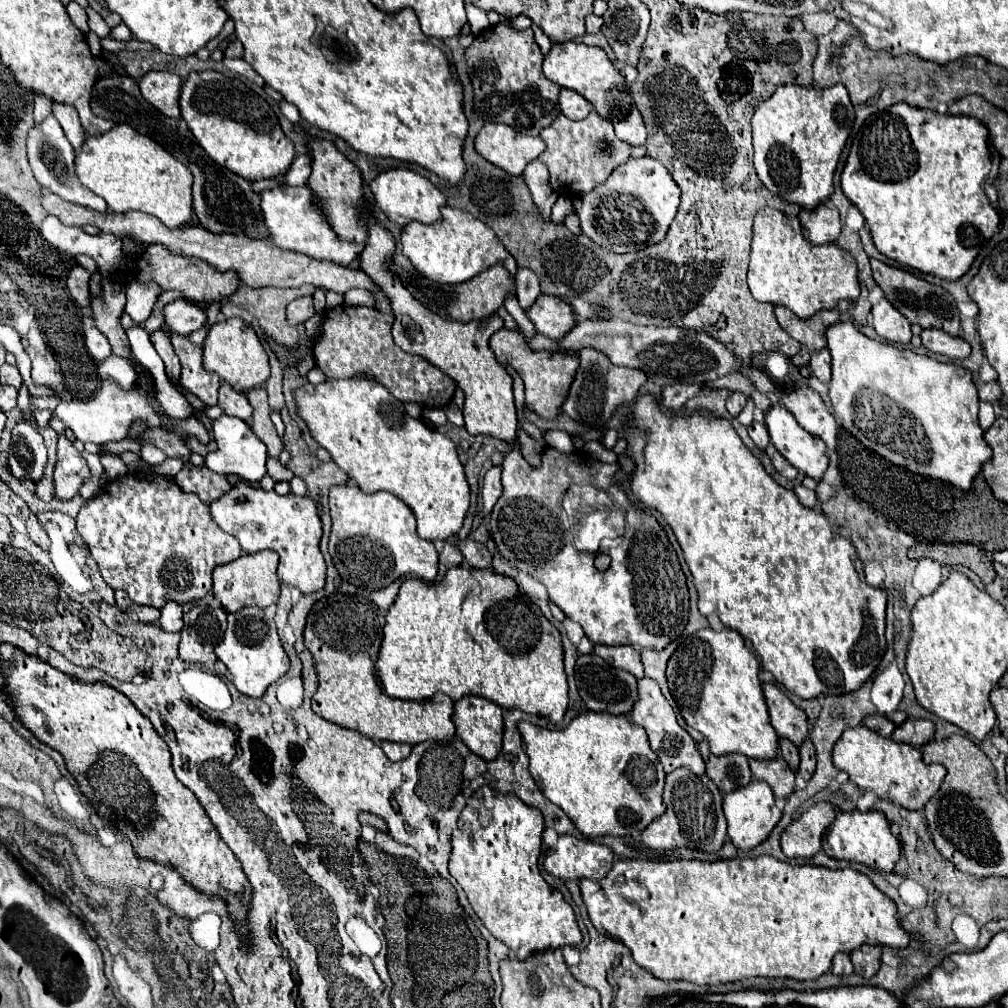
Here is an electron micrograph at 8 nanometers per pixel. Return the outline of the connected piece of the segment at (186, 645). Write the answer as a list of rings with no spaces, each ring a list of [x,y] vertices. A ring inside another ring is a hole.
[[[194,606],[184,614],[180,640],[180,658],[190,664],[212,666],[214,648],[222,642],[226,630],[226,612],[216,606]]]

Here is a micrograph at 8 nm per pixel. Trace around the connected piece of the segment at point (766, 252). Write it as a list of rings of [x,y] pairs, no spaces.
[[[762,208],[754,218],[748,286],[758,302],[782,304],[798,318],[810,318],[818,310],[834,309],[838,300],[856,300],[860,280],[856,260],[836,244],[814,246],[802,236],[796,214],[788,216],[774,208]]]

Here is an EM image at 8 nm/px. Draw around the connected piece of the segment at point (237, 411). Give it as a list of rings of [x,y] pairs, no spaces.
[[[228,382],[220,384],[218,404],[224,408],[224,412],[228,416],[236,416],[240,420],[250,420],[252,418],[252,406],[250,406],[246,394],[236,392]]]

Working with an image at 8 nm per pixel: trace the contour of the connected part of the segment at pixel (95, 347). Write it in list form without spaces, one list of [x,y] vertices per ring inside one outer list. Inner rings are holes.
[[[92,326],[92,328],[85,331],[84,336],[87,350],[96,362],[102,362],[104,358],[108,358],[112,354],[106,336],[102,336],[98,332],[98,328]]]

